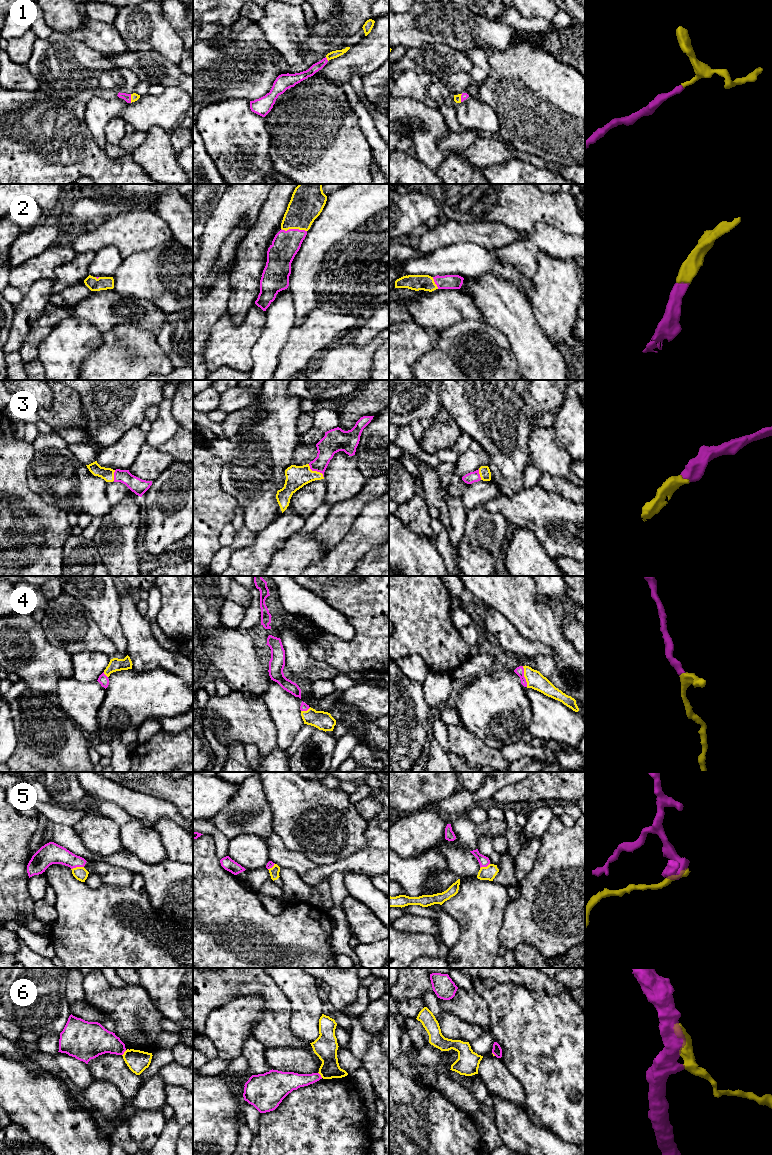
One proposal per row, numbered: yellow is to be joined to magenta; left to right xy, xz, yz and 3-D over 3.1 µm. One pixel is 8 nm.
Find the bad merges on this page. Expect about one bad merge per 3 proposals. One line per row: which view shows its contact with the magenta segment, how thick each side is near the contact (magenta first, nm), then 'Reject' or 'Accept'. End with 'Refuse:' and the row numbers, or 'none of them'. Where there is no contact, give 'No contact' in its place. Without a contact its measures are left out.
1: Touches magenta in xy. Thickness 60 nm (magenta) against 60 nm. Accept
2: Touches magenta in xz. Thickness 220 nm (magenta) against 280 nm. Accept
3: Touches magenta in xz. Thickness 170 nm (magenta) against 180 nm. Accept
4: Touches magenta in yz. Thickness 70 nm (magenta) against 140 nm. Accept
5: Touches magenta in xy. Thickness 180 nm (magenta) against 110 nm. Reject
6: Touches magenta in xy. Thickness 240 nm (magenta) against 170 nm. Reject
Refuse: 5, 6

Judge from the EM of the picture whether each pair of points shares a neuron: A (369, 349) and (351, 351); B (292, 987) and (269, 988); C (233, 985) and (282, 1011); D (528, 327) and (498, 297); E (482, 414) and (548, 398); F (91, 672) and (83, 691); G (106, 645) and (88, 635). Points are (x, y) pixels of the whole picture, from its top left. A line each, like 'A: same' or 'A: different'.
A: same
B: different
C: same
D: same
E: same
F: different
G: same

